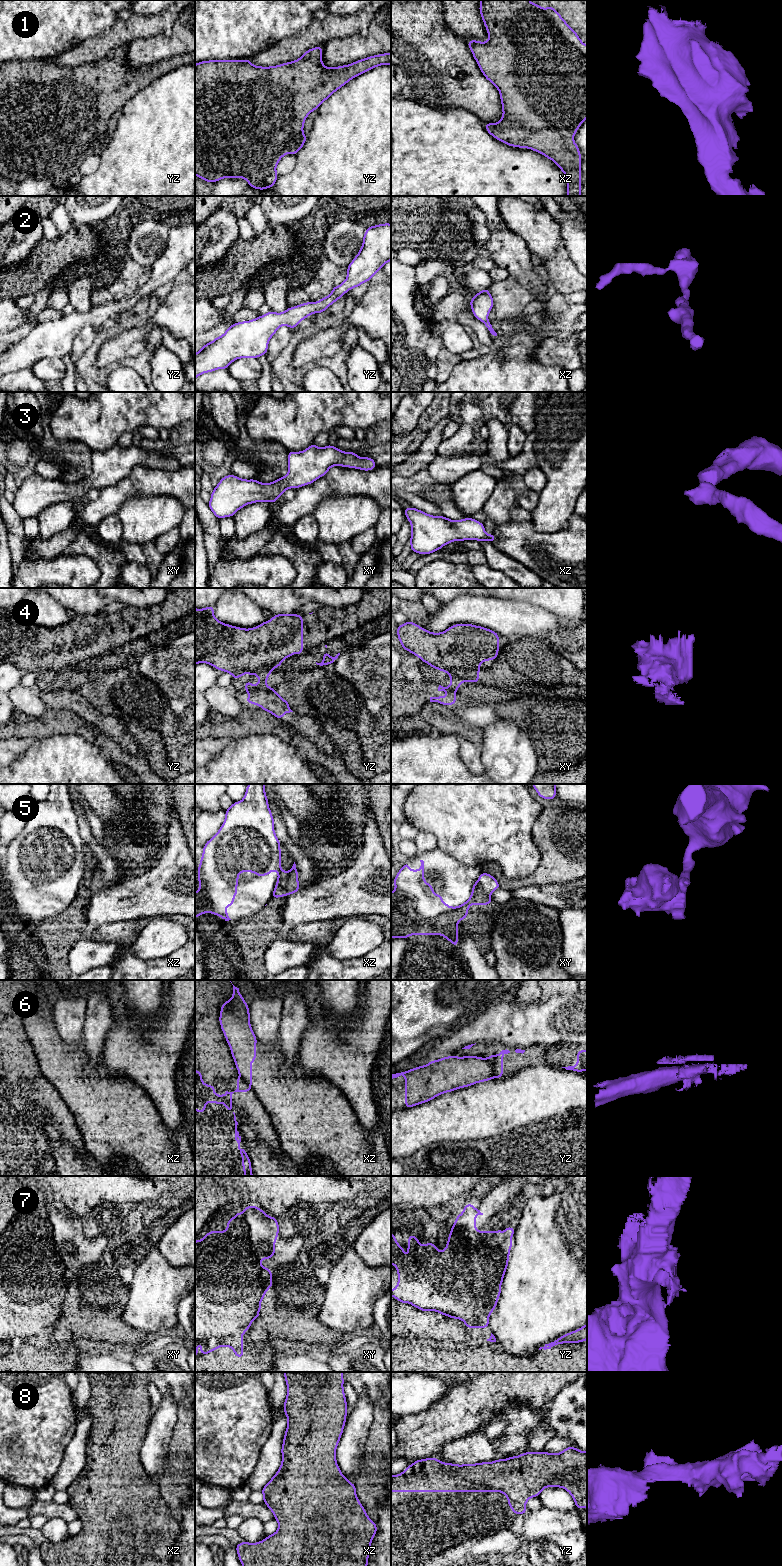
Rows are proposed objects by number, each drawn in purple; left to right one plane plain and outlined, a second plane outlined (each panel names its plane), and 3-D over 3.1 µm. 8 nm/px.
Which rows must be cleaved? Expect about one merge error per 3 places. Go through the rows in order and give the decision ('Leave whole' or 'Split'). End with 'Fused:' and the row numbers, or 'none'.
1: Leave whole
2: Leave whole
3: Leave whole
4: Split
5: Split
6: Split
7: Split
8: Leave whole
Fused: 4, 5, 6, 7

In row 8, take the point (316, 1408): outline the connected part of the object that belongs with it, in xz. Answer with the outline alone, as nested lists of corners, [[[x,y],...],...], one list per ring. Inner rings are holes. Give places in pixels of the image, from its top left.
[[[283,1372],[287,1396],[284,1401],[283,1412],[287,1416],[287,1428],[281,1448],[282,1462],[277,1473],[261,1490],[263,1502],[272,1511],[278,1522],[278,1529],[274,1534],[256,1543],[243,1541],[235,1546],[242,1566],[367,1566],[371,1542],[377,1533],[377,1525],[372,1521],[356,1495],[356,1485],[349,1482],[341,1473],[336,1461],[336,1449],[342,1436],[347,1417],[347,1401],[344,1393],[343,1372]]]

